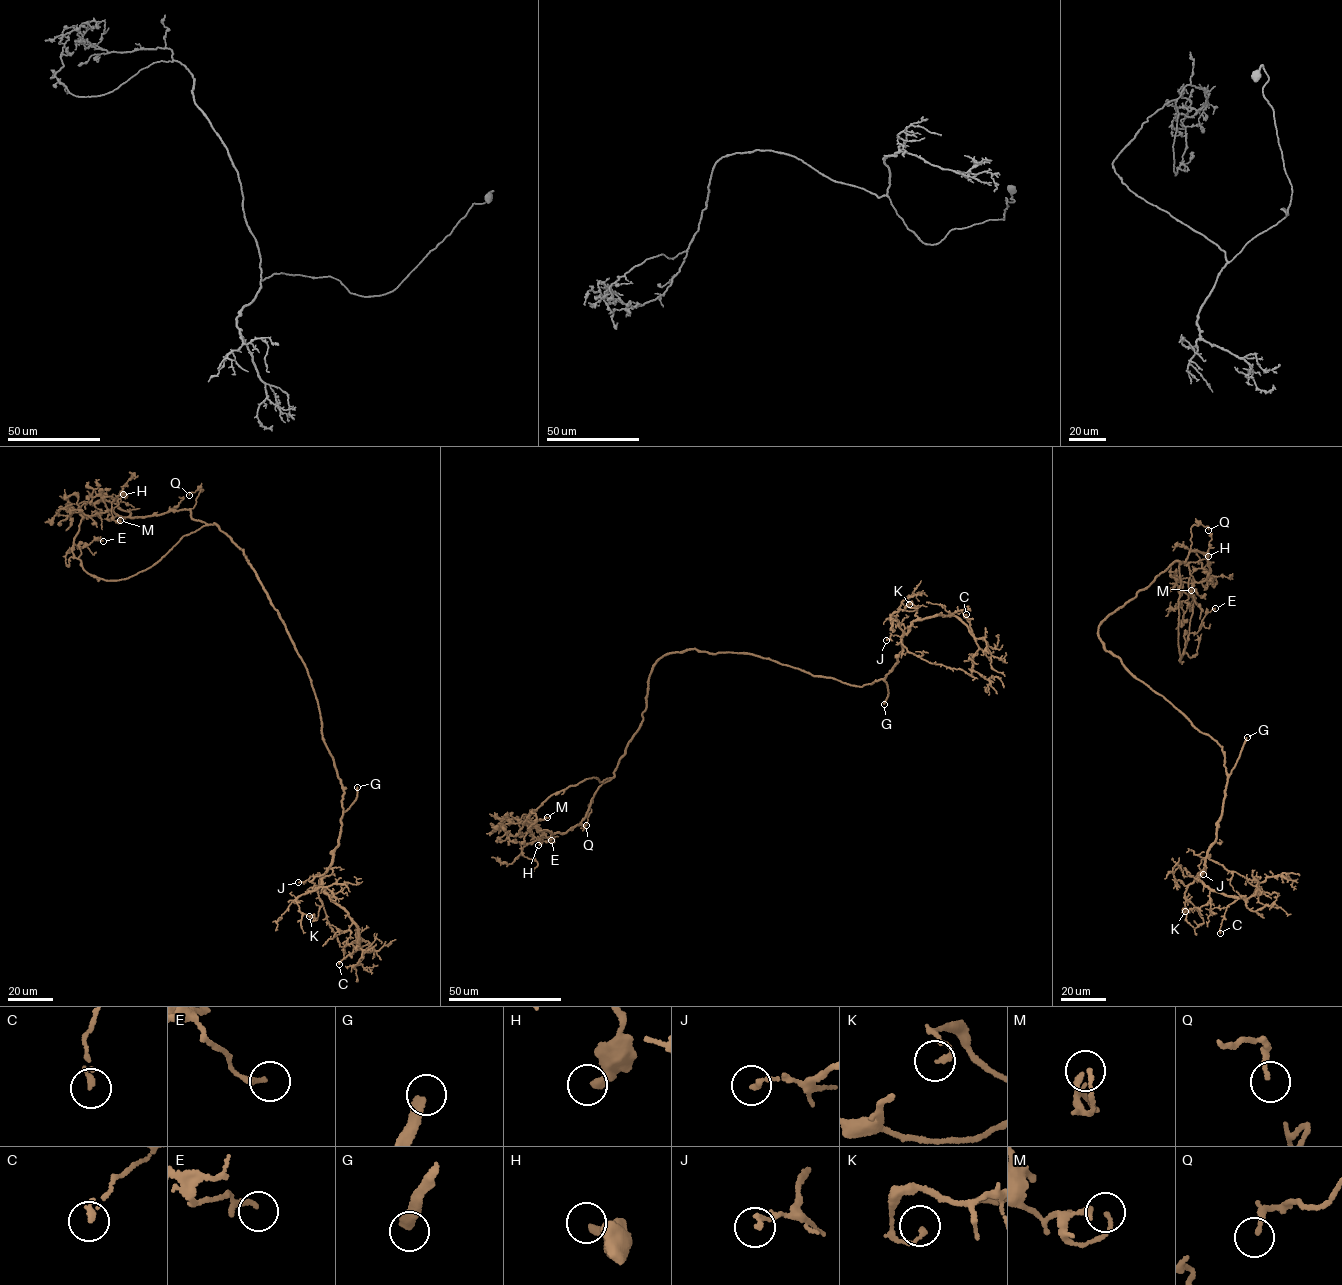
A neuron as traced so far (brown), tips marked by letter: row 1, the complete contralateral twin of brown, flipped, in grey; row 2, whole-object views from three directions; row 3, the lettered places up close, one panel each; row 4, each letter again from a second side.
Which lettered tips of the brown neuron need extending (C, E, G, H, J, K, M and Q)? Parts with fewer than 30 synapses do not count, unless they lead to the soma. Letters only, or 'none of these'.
G

